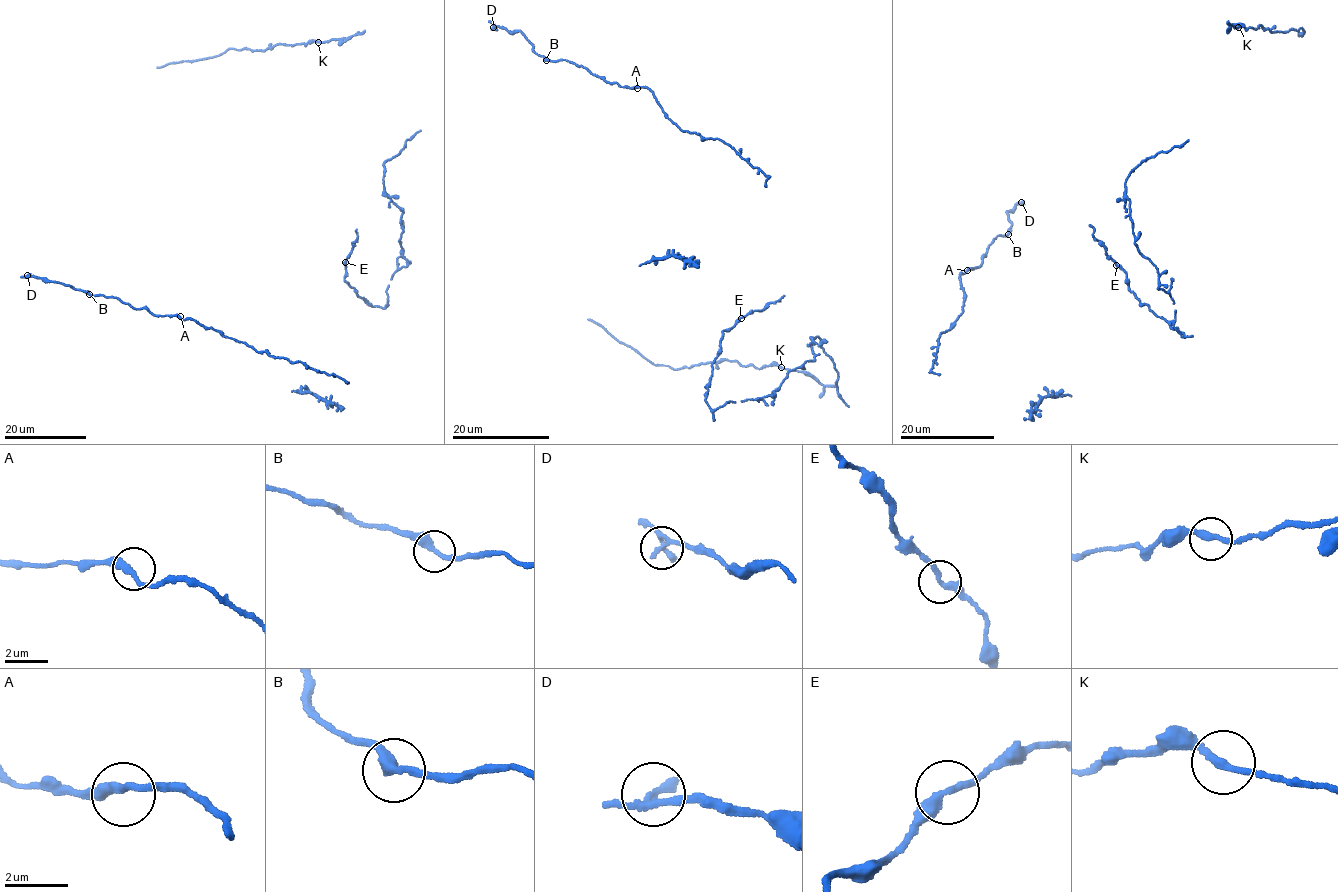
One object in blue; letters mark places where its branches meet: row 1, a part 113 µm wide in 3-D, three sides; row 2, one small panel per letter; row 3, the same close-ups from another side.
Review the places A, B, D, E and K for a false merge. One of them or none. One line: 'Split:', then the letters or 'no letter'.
Split: no letter

